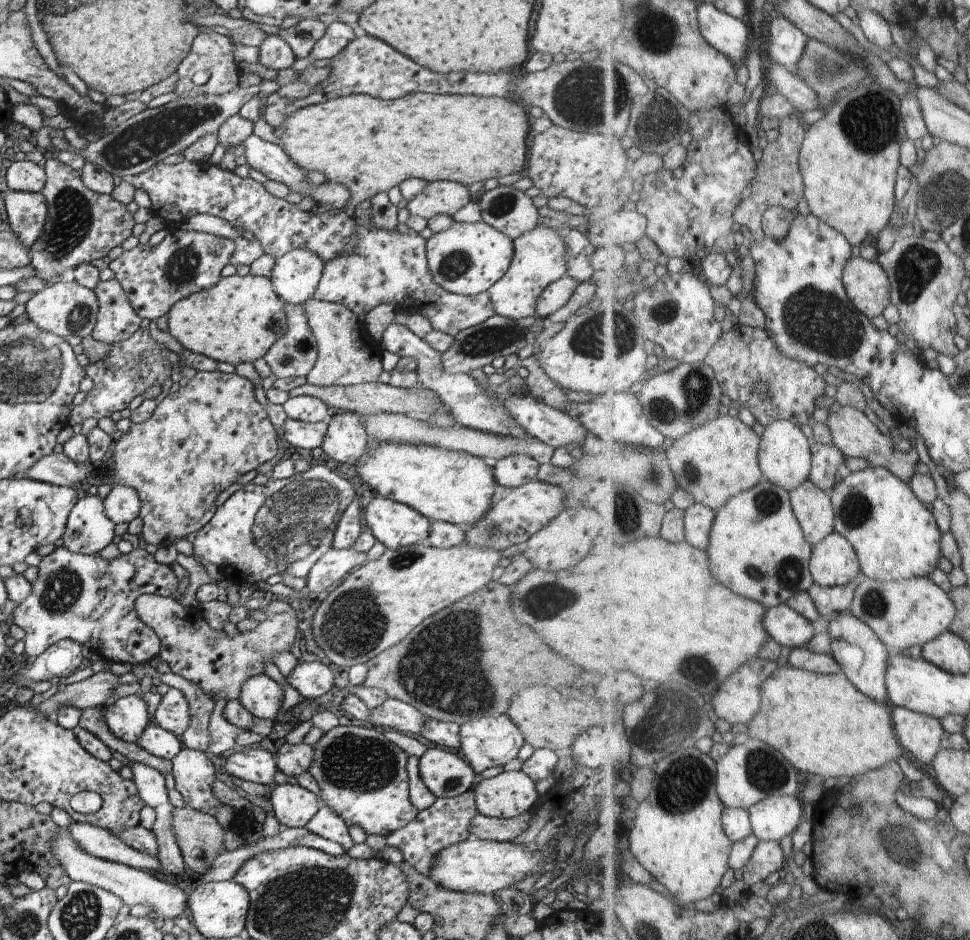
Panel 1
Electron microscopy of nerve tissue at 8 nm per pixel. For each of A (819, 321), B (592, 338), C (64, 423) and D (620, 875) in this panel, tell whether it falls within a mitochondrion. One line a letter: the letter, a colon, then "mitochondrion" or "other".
A: mitochondrion
B: mitochondrion
C: other
D: other

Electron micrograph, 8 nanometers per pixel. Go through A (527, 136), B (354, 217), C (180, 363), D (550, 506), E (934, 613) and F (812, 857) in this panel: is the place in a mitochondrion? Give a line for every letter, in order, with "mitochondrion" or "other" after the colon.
A: other
B: other
C: other
D: other
E: other
F: other

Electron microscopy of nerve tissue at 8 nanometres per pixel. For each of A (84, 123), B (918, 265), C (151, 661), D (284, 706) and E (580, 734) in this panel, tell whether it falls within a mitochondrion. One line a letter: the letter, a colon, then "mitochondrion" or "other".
A: other
B: mitochondrion
C: other
D: other
E: other

